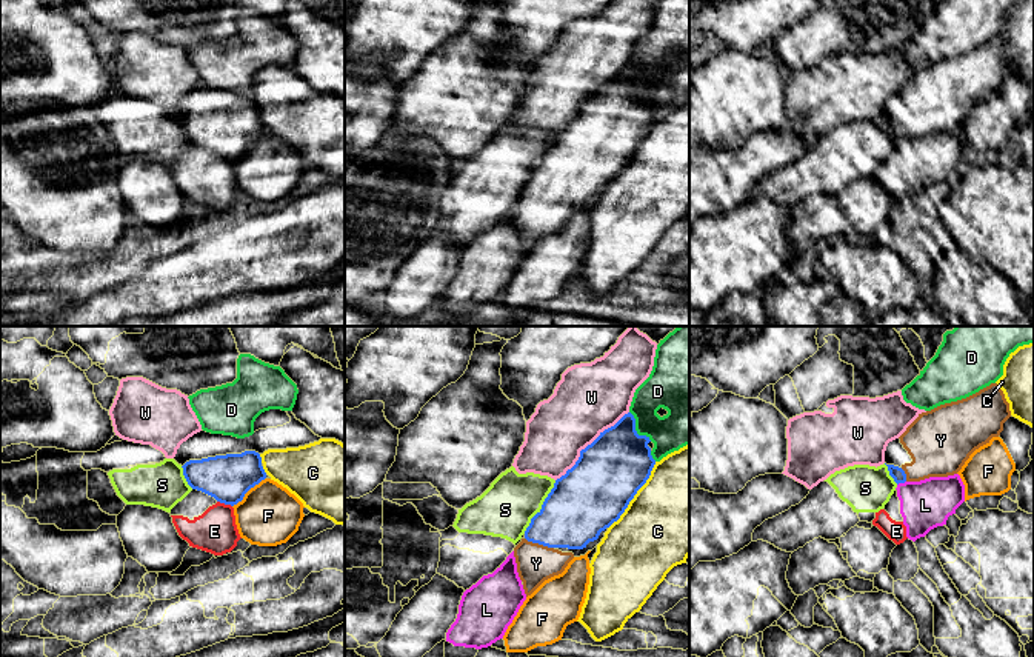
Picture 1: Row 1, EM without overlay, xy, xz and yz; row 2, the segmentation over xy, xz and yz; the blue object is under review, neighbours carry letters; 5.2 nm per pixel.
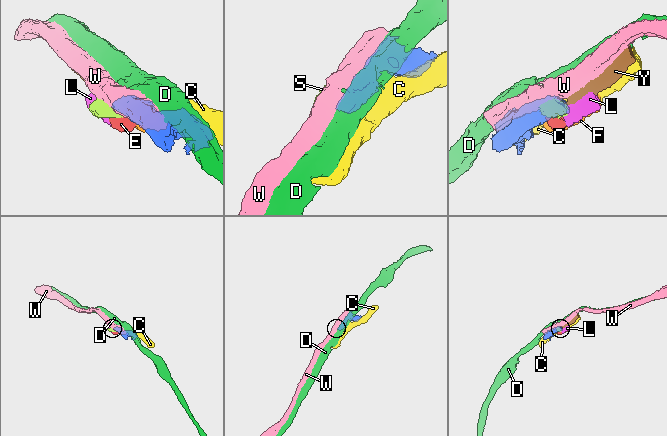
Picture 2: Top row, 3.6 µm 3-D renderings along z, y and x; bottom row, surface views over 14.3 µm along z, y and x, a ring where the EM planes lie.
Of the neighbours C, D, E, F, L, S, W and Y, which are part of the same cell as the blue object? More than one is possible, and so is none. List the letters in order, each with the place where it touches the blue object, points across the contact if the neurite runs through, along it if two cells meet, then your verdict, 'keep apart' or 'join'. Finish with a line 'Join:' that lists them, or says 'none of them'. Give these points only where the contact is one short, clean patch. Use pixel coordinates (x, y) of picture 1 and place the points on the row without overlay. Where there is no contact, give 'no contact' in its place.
C: xz (634, 150) | keep apart
D: xz (634, 85) | keep apart
E: xy (225, 159) | along xy (217, 156), (231, 162) | keep apart
F: xy (248, 145) | keep apart
L: yz (900, 137) | along yz (905, 136), (897, 140) | keep apart
S: xz (542, 162) | along xz (556, 136), (542, 163), (523, 188) | keep apart
W: xz (588, 100) | keep apart
Y: xz (539, 199) | across xz (574, 168), (539, 199), (536, 219) | join
Join: Y

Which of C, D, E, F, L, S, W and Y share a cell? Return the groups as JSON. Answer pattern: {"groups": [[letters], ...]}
{"groups": [["C"], ["D"], ["E", "L"], ["F"], ["S"], ["W"], ["Y"]]}

